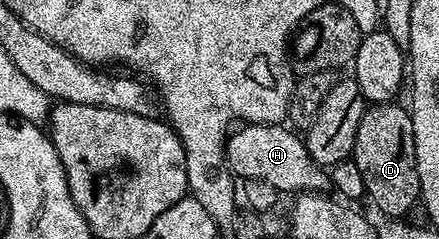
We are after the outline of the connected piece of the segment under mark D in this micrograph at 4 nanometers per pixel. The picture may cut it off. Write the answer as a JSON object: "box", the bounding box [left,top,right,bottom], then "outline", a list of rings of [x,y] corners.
{"box":[351,102,421,217],"outline":[[[396,102],[370,106],[359,121],[351,158],[363,173],[366,196],[382,211],[385,217],[405,217],[421,197],[421,182],[415,161],[415,133],[413,116],[408,110],[396,107]]]}

